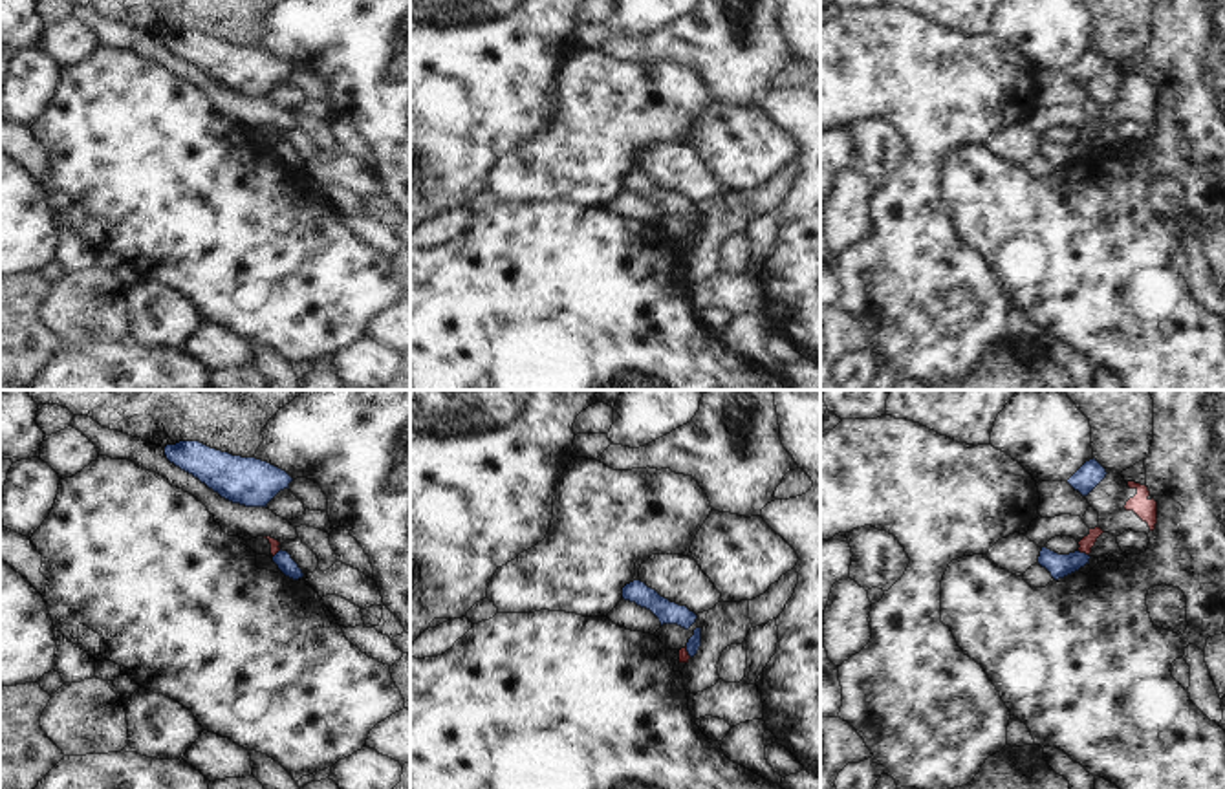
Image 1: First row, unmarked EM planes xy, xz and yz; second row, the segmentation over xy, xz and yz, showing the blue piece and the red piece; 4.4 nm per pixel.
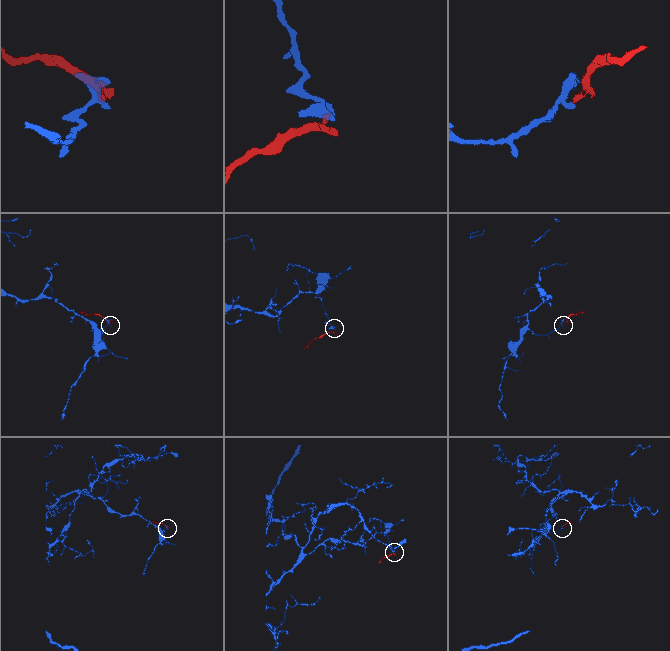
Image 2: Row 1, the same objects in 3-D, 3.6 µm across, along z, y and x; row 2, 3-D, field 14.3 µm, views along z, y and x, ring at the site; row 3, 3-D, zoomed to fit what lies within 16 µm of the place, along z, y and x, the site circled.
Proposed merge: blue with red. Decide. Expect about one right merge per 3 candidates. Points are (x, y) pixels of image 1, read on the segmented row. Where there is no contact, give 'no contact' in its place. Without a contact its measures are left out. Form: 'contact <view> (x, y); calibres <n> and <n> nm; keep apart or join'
contact yz (1084, 553); calibres 100 and 60 nm; keep apart

